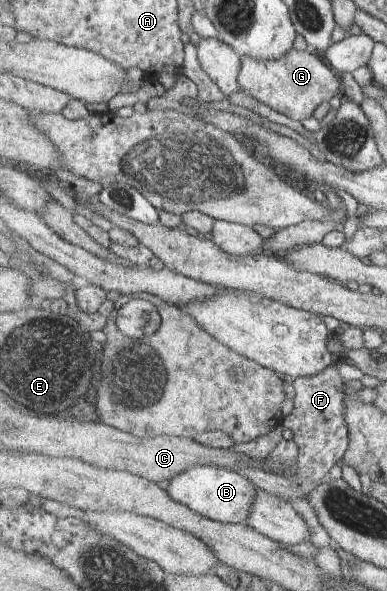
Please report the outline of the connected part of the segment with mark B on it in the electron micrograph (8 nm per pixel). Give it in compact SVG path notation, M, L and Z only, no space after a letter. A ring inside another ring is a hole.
M214 466L194 467L171 479L167 487L172 499L188 505L200 515L225 524L247 524L254 509L258 487L238 470Z

